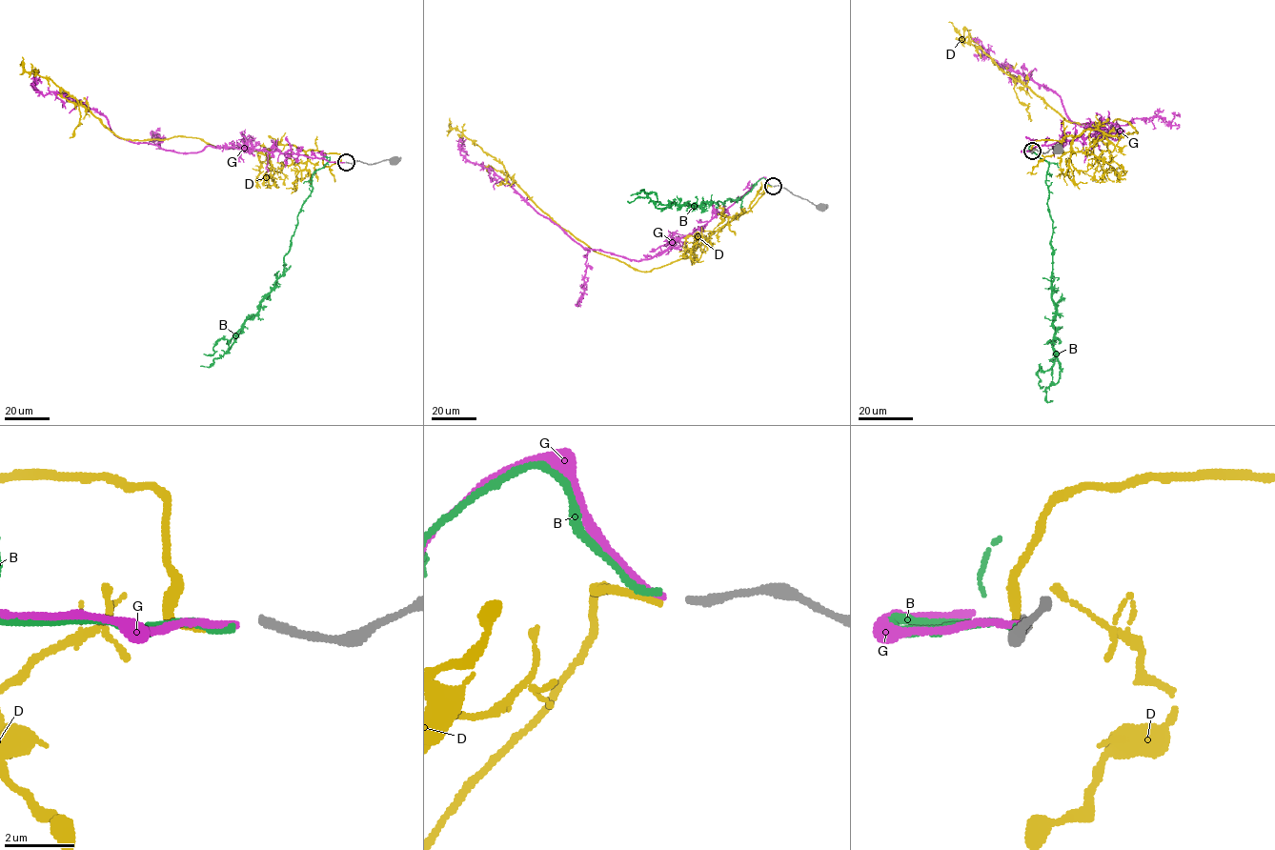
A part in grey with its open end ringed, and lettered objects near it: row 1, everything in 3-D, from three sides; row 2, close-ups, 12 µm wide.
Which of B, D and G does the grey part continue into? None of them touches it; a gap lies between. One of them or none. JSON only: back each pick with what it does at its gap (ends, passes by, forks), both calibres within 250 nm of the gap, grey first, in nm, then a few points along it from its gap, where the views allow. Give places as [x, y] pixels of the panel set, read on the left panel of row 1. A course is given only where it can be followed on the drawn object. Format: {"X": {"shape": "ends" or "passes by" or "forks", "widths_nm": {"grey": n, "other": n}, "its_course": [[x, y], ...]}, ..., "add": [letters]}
{"G": {"shape": "ends", "widths_nm": {"grey": 280, "other": 200}, "its_course": [[345, 162], [252, 148], [179, 152], [131, 143], [86, 105], [38, 92], [35, 72], [30, 73]]}, "add": ["G"]}

